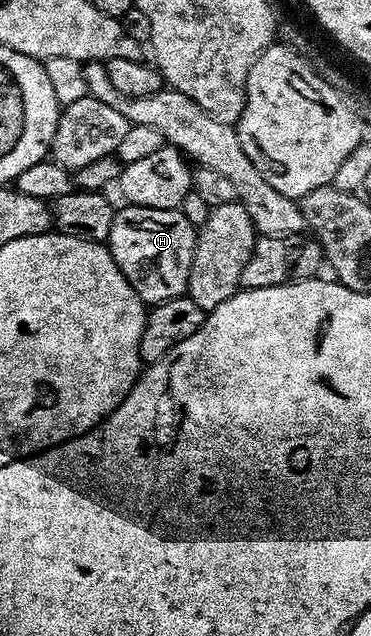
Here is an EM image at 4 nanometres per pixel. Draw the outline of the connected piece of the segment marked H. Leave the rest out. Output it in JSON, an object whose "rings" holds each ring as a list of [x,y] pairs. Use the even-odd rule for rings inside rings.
{"rings":[[[126,203],[115,212],[108,248],[139,299],[153,307],[186,293],[195,236],[196,226],[184,219],[181,208],[153,209]]]}

